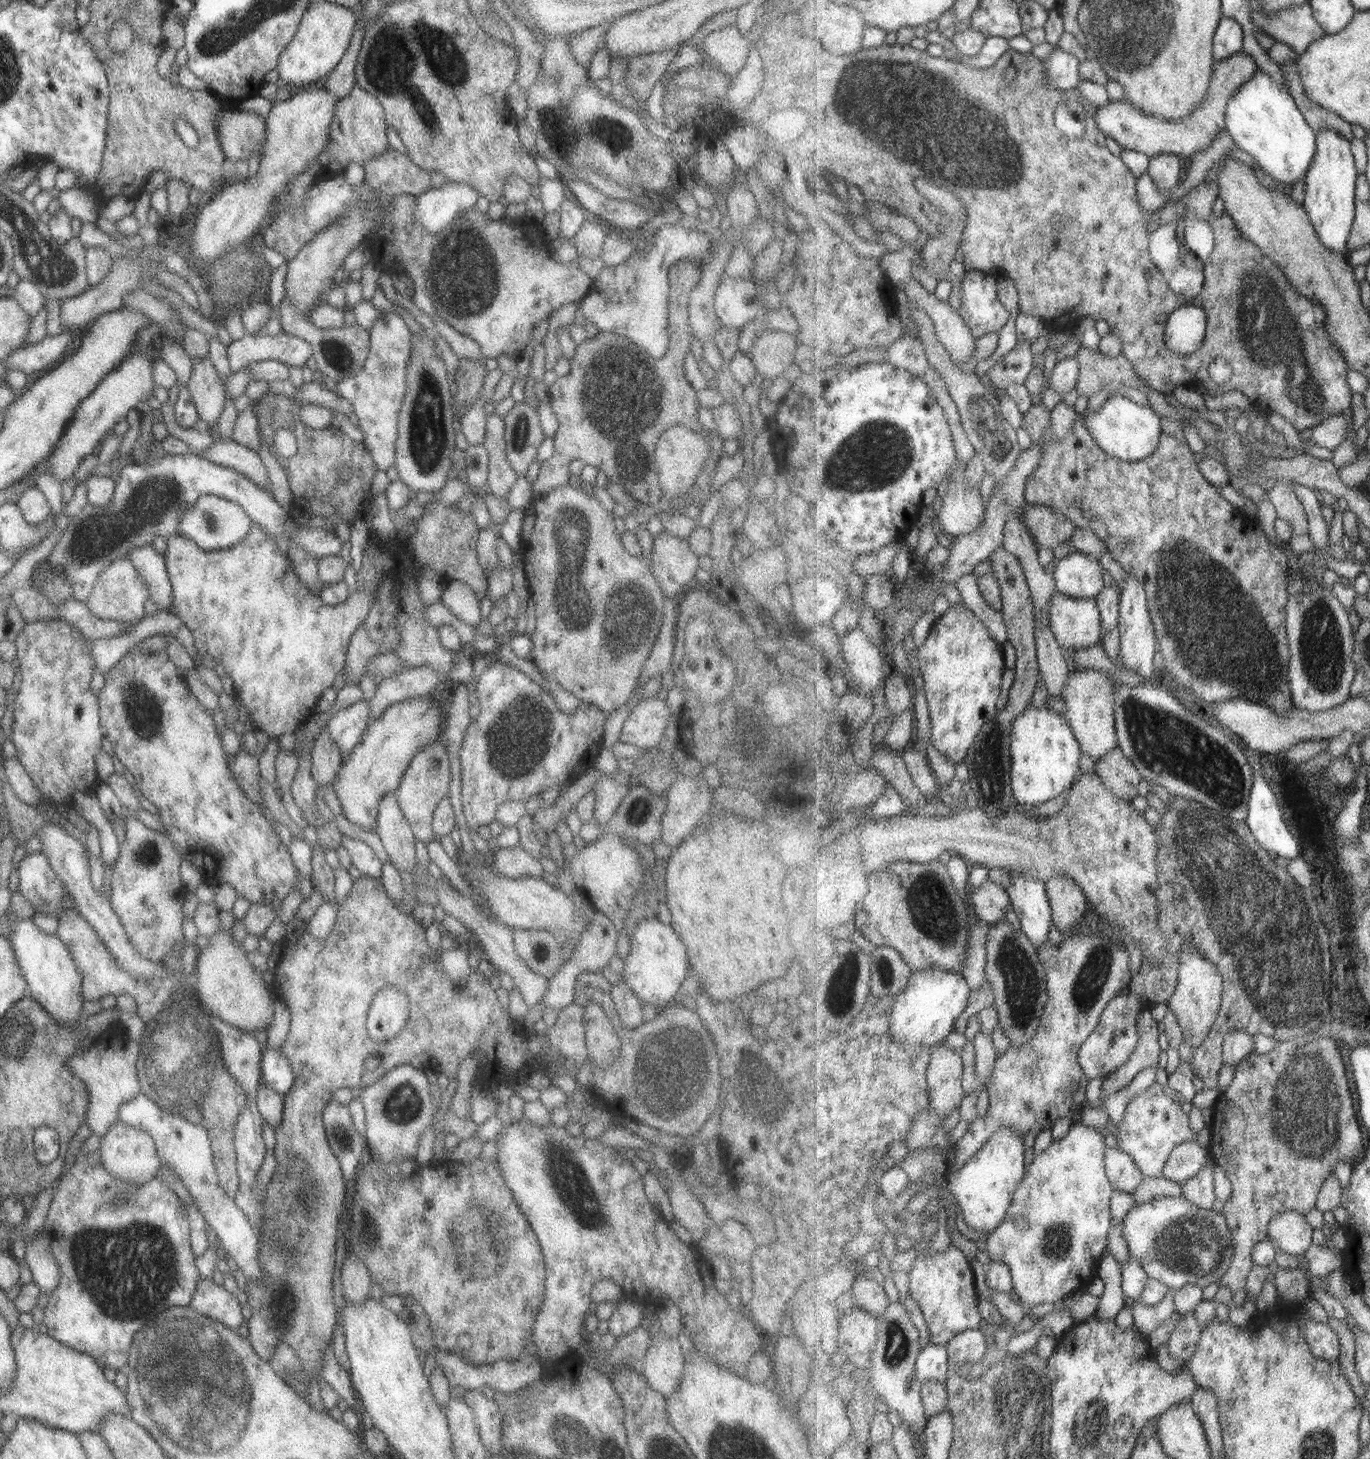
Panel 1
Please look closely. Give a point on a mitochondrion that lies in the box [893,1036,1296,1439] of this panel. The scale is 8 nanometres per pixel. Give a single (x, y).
(1192, 1244)

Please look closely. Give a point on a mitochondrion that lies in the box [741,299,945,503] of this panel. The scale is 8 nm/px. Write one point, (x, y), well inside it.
(878, 455)

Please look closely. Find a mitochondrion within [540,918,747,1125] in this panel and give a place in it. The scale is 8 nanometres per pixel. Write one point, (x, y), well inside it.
(654, 1073)

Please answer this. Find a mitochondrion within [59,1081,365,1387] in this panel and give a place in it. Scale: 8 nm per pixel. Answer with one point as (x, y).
(129, 1281)

